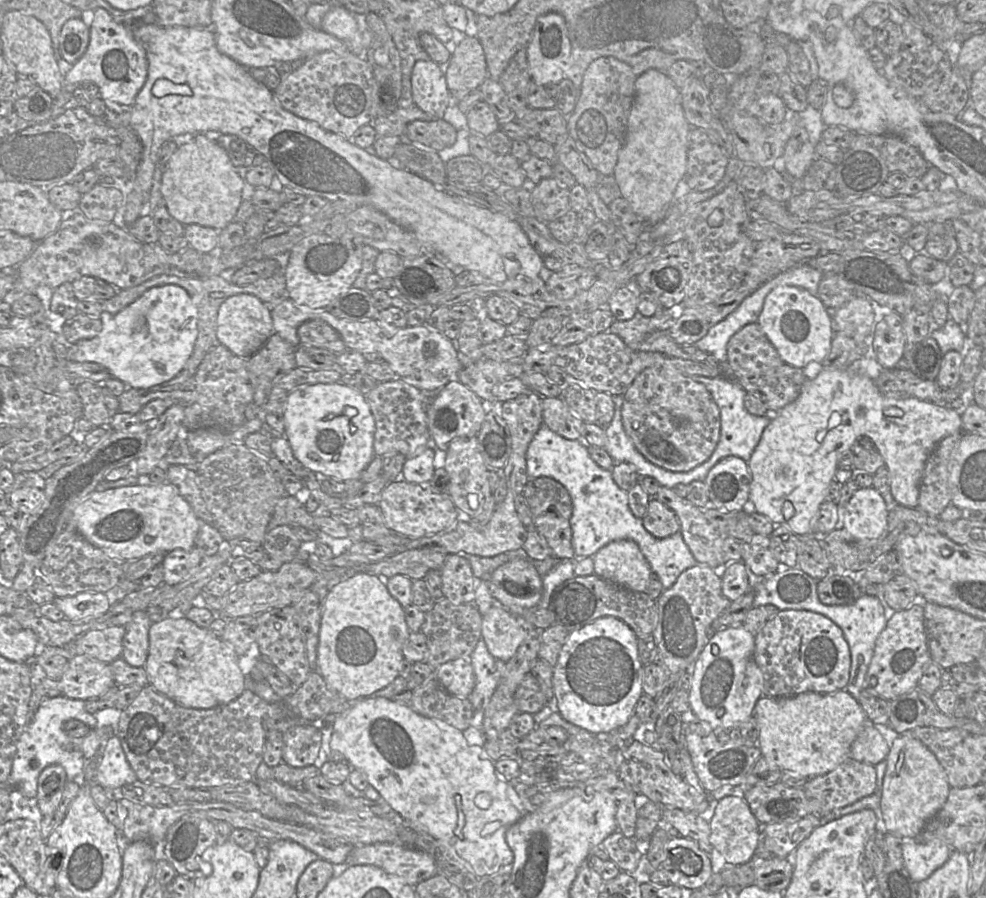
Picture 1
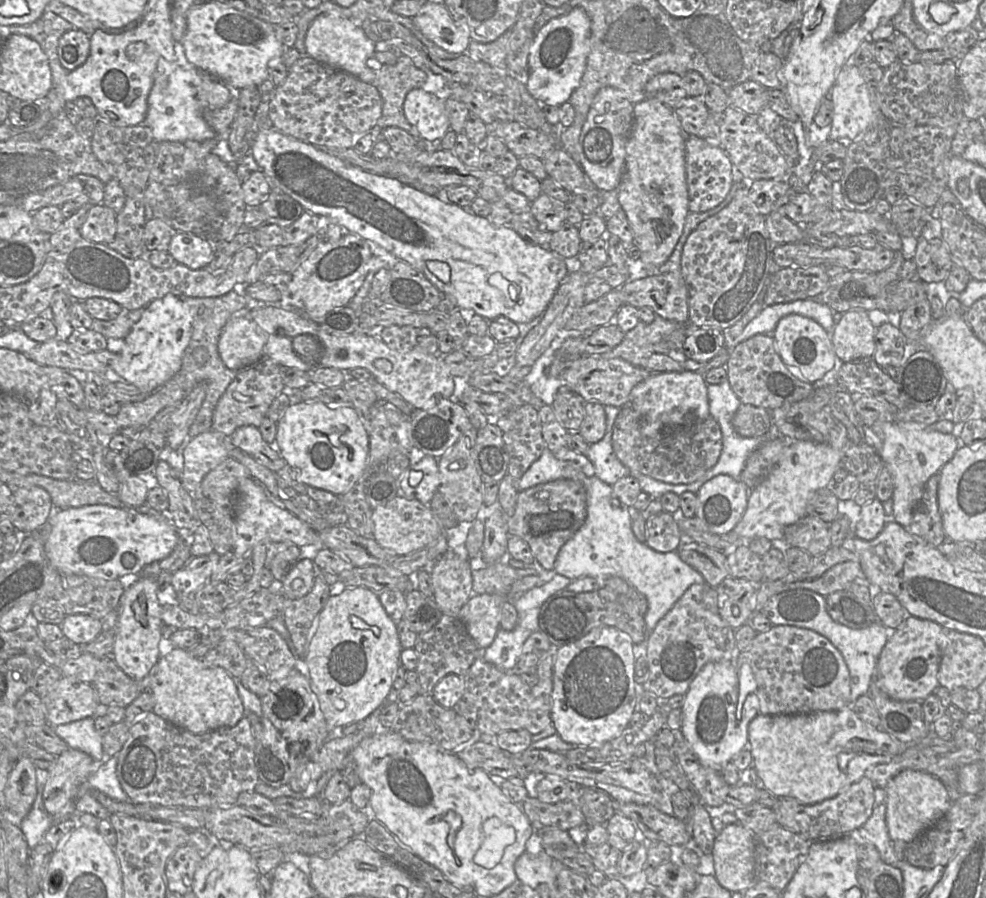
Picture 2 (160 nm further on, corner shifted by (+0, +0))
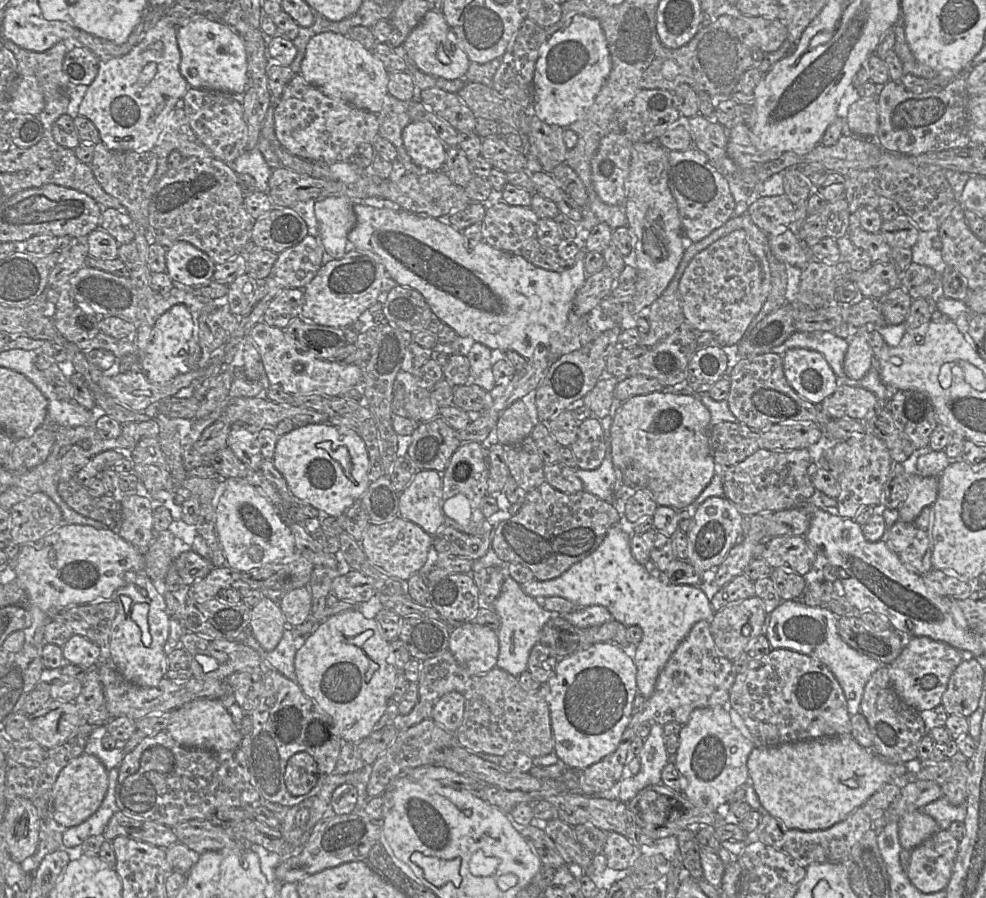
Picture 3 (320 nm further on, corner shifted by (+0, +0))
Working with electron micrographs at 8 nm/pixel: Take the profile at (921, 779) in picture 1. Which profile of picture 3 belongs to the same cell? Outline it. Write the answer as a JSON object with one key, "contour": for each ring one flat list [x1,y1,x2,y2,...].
{"contour":[[914,810,898,820,898,836,902,848,912,850,939,830,937,822,924,813]]}

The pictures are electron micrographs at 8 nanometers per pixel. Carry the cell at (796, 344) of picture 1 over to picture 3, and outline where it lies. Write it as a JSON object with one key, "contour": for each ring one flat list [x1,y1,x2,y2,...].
{"contour":[[786,348,782,360,785,376,793,389,814,404,822,404,839,385,824,356,815,350]]}

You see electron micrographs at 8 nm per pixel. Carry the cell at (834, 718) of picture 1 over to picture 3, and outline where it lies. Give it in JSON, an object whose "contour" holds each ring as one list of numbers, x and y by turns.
{"contour":[[851,734,785,743,774,747,754,747,748,756,747,767,751,784,766,812,786,828,802,831,825,830,845,820,862,807,882,785,908,772,904,764,890,763,873,750,862,747]]}

